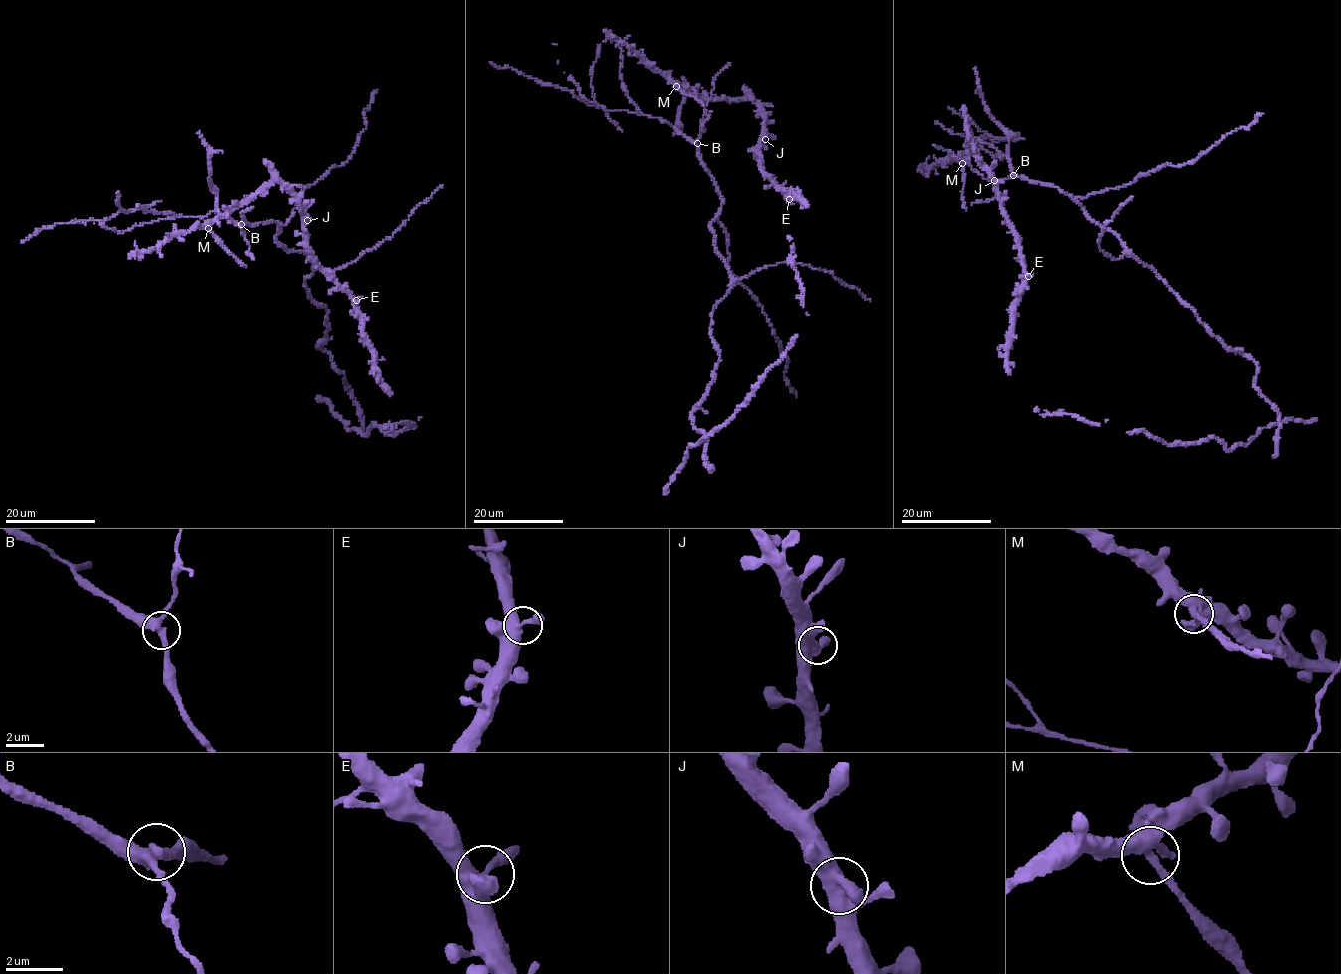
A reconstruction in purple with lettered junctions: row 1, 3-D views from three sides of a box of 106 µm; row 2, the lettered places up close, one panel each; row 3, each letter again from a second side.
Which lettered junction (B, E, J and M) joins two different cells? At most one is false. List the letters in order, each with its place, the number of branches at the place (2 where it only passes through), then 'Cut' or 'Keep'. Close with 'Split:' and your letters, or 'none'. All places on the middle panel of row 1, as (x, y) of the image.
B: Place: (697, 143). Branches: 3. Keep
E: Place: (789, 199). Branches: 3. Keep
J: Place: (765, 139). Branches: 3. Keep
M: Place: (676, 86). Branches: 3. Cut
Split: M

